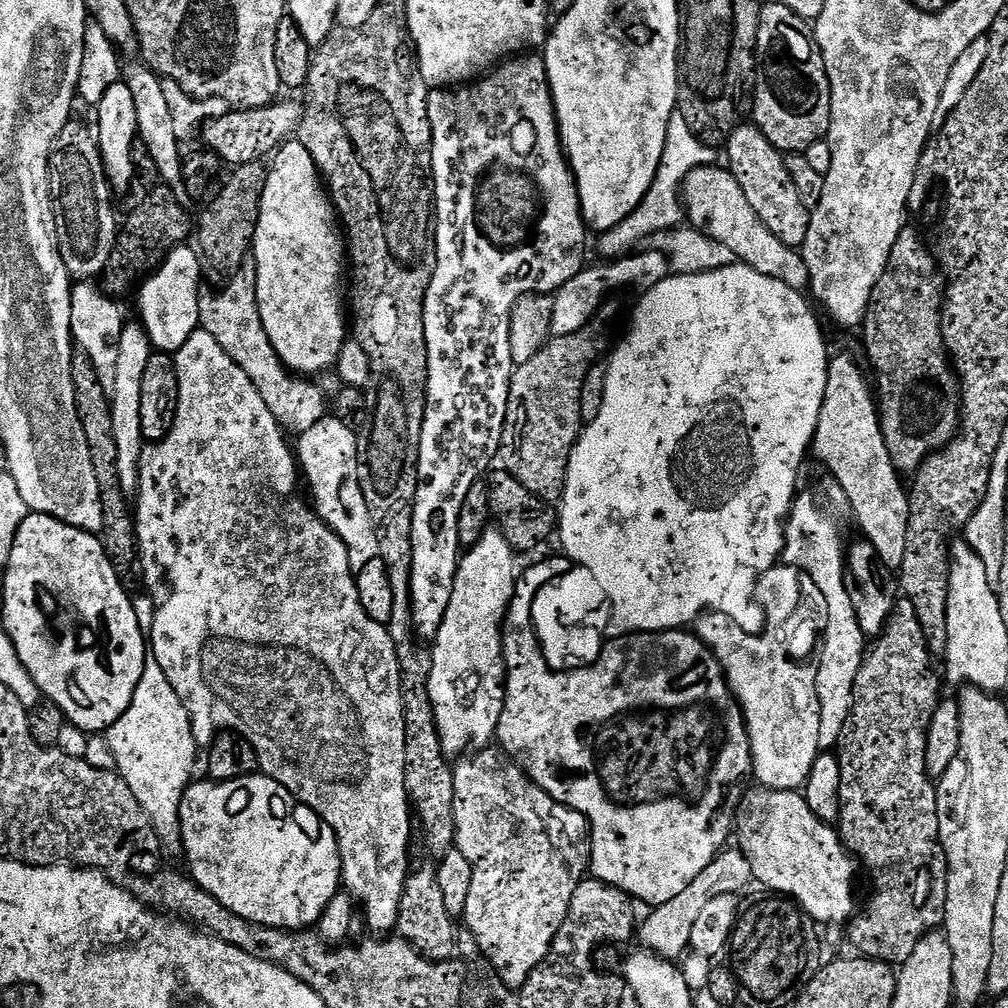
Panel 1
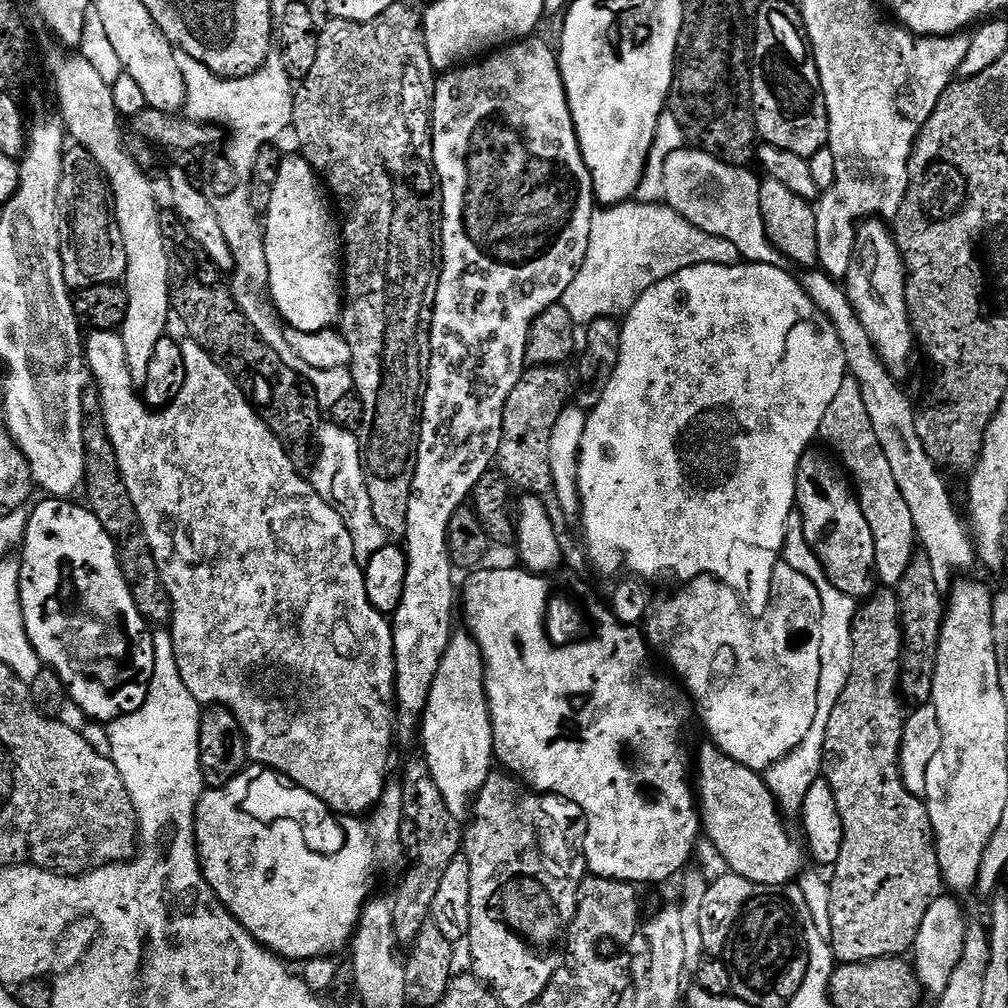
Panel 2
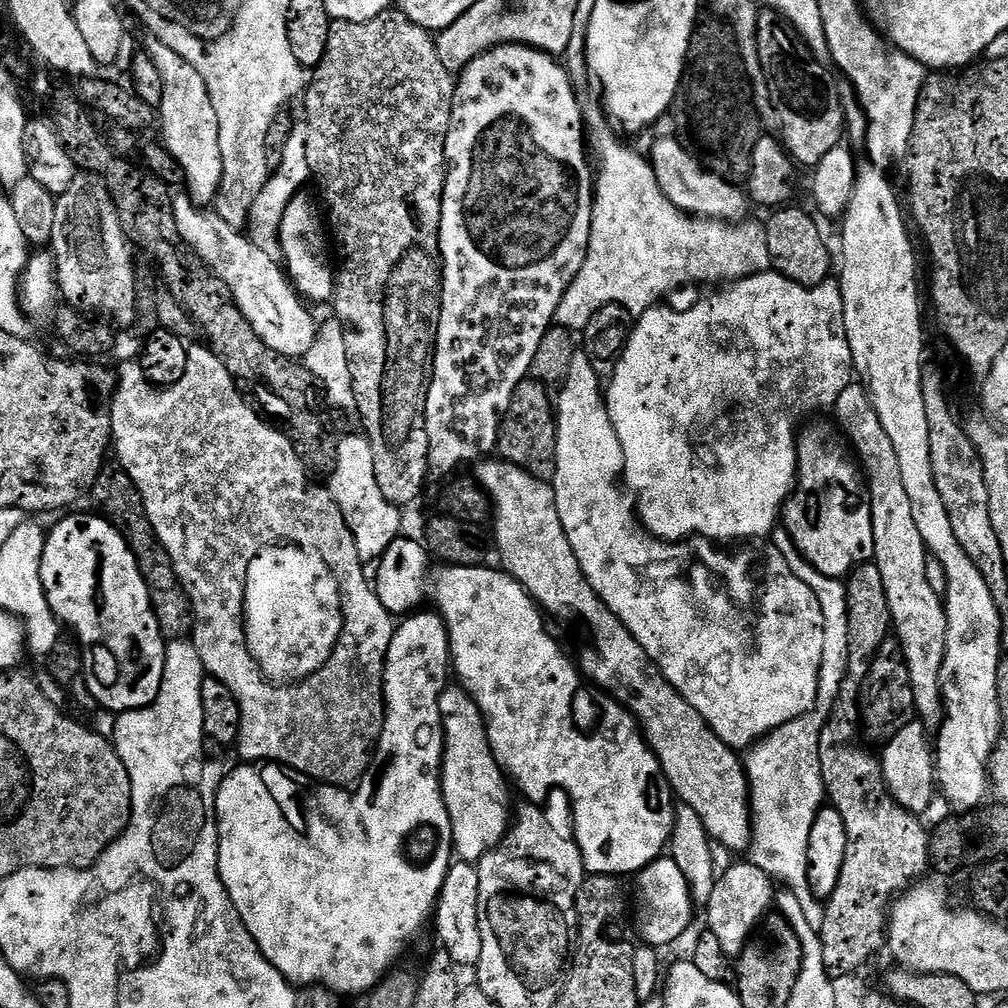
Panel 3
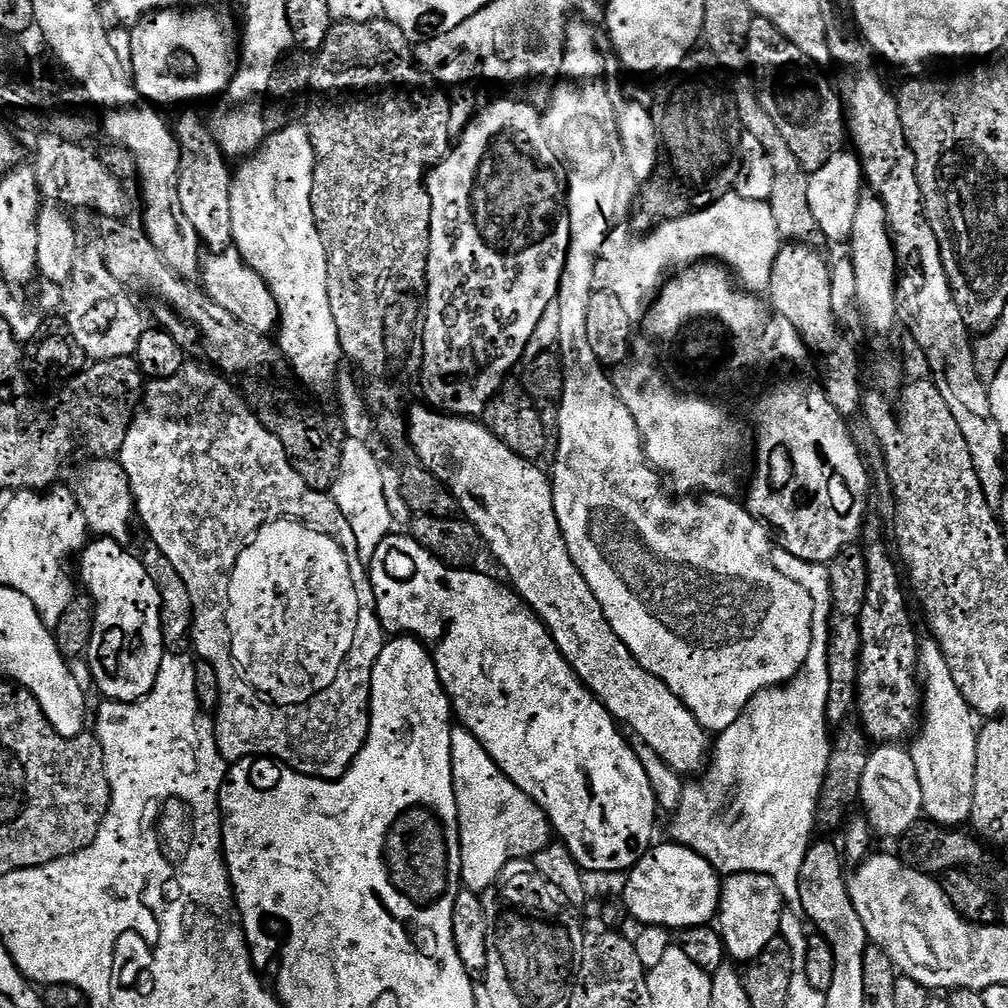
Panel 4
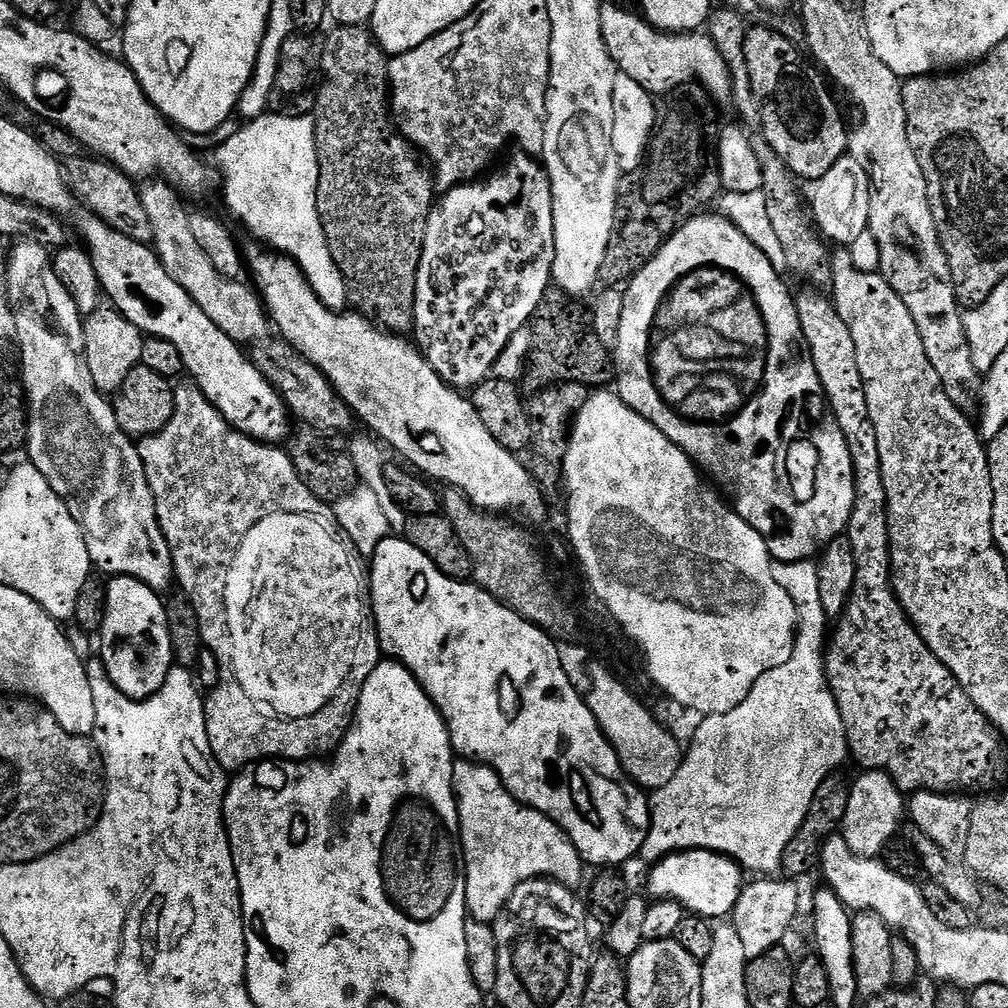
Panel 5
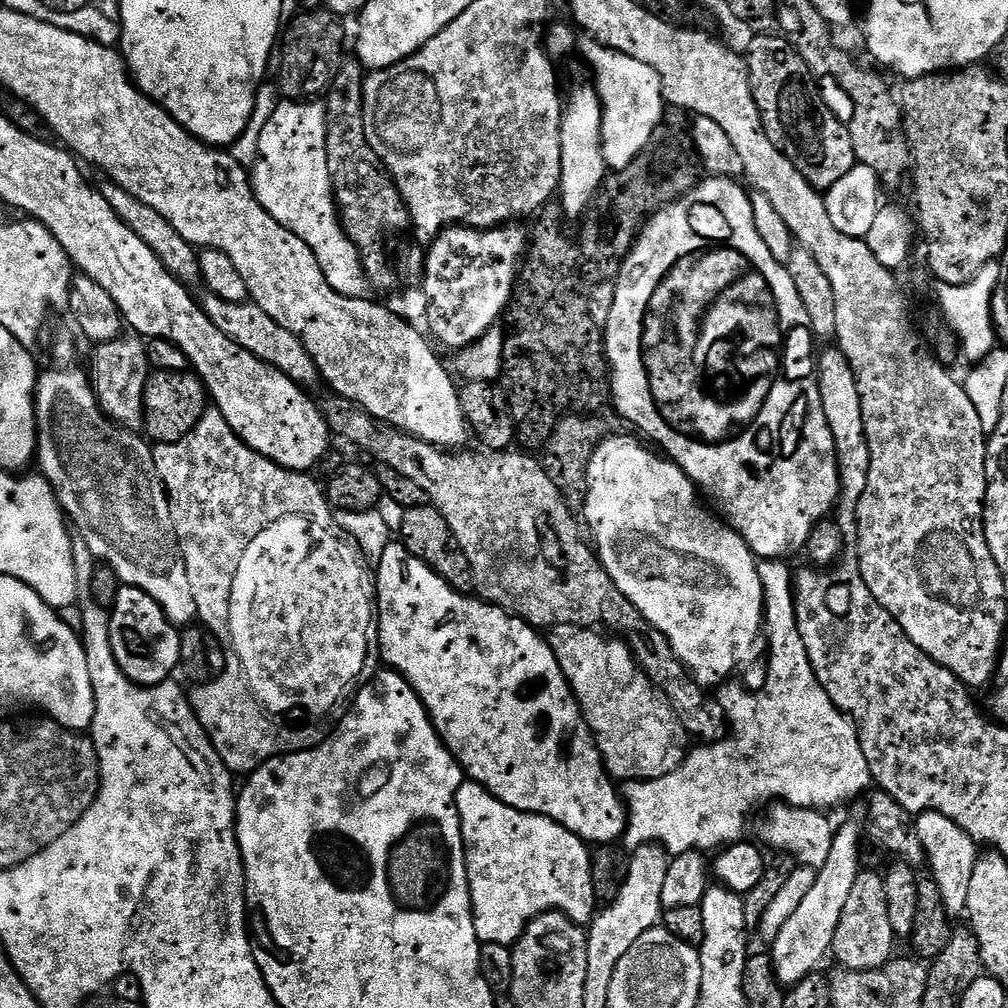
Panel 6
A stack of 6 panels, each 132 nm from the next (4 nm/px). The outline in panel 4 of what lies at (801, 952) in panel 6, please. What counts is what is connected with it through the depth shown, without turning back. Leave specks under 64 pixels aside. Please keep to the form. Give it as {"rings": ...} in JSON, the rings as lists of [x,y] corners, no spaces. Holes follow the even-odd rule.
{"rings":[[[884,742],[869,751],[859,803],[862,808],[864,804],[863,815],[877,837],[898,838],[921,819],[924,811],[922,786],[918,786],[918,770],[914,770],[914,758],[907,747],[896,742]]]}

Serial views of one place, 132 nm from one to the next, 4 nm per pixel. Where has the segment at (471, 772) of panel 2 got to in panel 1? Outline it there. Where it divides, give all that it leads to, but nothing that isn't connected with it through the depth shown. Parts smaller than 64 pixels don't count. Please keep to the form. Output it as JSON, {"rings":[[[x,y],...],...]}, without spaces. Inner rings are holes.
{"rings":[[[489,526],[482,538],[473,548],[467,549],[459,557],[456,573],[454,574],[454,594],[450,594],[450,606],[446,606],[446,614],[442,618],[442,626],[438,626],[438,634],[434,643],[431,645],[432,665],[430,666],[430,678],[428,679],[428,693],[430,702],[434,706],[434,722],[436,723],[436,733],[440,735],[442,750],[445,756],[449,758],[460,758],[465,754],[471,753],[473,749],[479,750],[489,747],[493,743],[496,727],[500,721],[500,715],[504,709],[504,681],[506,673],[504,671],[504,613],[508,607],[508,601],[512,599],[518,591],[518,567],[516,568],[517,557],[514,555],[512,548],[506,542],[506,538],[501,534],[500,529],[495,526]]]}

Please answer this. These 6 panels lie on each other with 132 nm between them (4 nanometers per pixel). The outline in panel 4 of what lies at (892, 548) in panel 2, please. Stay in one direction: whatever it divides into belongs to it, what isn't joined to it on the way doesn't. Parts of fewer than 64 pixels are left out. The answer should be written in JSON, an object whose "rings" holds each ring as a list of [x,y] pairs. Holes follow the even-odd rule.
{"rings":[[[925,638],[919,641],[919,645],[922,723],[915,737],[916,742],[913,745],[911,743],[910,751],[914,758],[914,770],[918,770],[918,786],[922,786],[923,815],[946,828],[960,828],[971,821],[974,806],[974,774],[978,762],[977,717],[966,702],[962,690],[958,690],[948,659],[938,642]]]}

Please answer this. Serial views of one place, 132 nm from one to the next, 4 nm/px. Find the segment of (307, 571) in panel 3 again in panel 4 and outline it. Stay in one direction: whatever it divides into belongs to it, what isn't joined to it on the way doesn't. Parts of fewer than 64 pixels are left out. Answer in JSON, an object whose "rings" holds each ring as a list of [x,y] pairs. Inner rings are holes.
{"rings":[[[275,520],[273,524],[267,524],[249,540],[242,550],[238,562],[232,571],[230,578],[230,610],[228,611],[228,625],[232,635],[230,647],[232,659],[240,669],[245,680],[260,693],[261,696],[272,701],[277,706],[303,706],[311,704],[319,698],[332,683],[338,678],[338,674],[344,668],[346,658],[354,646],[354,634],[358,630],[358,590],[354,590],[354,578],[350,576],[350,558],[344,552],[344,548],[333,536],[300,523],[298,520]]]}

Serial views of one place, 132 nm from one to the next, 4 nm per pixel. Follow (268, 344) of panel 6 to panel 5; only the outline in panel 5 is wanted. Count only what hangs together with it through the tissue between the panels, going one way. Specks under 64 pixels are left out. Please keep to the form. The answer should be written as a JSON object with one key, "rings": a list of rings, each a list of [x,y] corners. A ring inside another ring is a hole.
{"rings":[[[165,180],[147,181],[139,191],[140,201],[146,209],[149,233],[152,232],[152,241],[154,251],[159,257],[163,268],[174,282],[178,282],[180,286],[193,298],[195,304],[199,306],[204,314],[223,333],[225,333],[232,341],[241,346],[254,346],[265,341],[268,337],[268,328],[270,332],[270,320],[267,311],[263,305],[256,290],[251,285],[244,285],[240,280],[230,280],[215,270],[214,264],[210,262],[208,255],[203,253],[202,248],[194,239],[191,233],[190,214],[188,210],[184,210],[182,202],[184,202],[181,193]]]}

